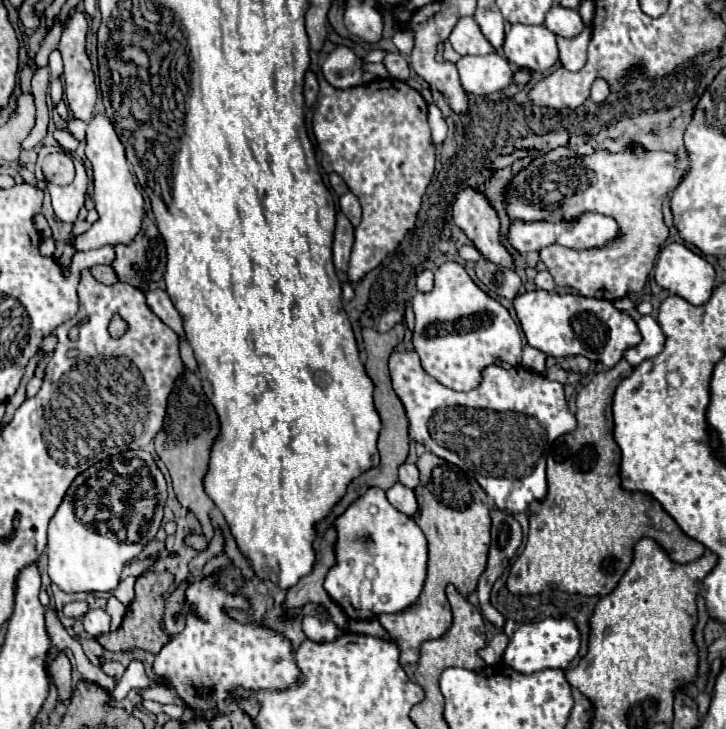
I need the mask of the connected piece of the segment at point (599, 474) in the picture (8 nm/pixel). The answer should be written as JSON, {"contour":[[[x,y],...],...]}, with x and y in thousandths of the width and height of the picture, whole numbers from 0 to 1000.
{"contour":[[[861,492],[847,501],[847,506],[822,512],[820,520],[806,528],[795,542],[795,586],[787,597],[770,599],[759,621],[753,624],[753,663],[756,674],[751,687],[734,695],[734,706],[729,709],[729,737],[720,759],[704,778],[698,805],[704,813],[734,816],[748,811],[753,802],[764,802],[778,813],[798,813],[798,816],[839,816],[858,786],[866,781],[866,767],[872,761],[872,750],[880,739],[897,737],[905,739],[908,748],[924,761],[933,772],[949,772],[968,761],[971,748],[946,737],[941,728],[935,734],[935,720],[930,712],[902,687],[894,676],[883,674],[861,674],[853,657],[853,635],[855,619],[844,599],[844,569],[842,569],[842,550],[850,528],[872,512],[872,501]]]}

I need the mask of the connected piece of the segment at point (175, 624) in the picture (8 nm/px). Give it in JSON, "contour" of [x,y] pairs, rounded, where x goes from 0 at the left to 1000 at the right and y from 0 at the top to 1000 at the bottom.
{"contour":[[[252,800],[249,805],[244,805],[241,813],[230,819],[230,830],[227,830],[227,866],[230,868],[249,868],[255,860],[255,846],[260,841],[260,830],[255,824],[258,805],[260,802]]]}

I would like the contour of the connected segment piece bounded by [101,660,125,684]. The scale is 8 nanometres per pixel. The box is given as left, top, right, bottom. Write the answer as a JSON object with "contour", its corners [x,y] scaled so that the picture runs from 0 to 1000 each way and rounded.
{"contour":[[[156,905],[146,908],[139,916],[147,926],[154,927],[158,931],[160,938],[165,934],[172,920],[172,915],[169,912]]]}

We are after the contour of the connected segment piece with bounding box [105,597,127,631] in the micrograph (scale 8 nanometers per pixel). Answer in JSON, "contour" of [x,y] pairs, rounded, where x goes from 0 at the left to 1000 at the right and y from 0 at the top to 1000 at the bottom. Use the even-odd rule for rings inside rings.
{"contour":[[[150,819],[145,837],[153,846],[152,866],[160,866],[167,859],[172,835],[175,835],[175,833],[172,833],[169,827],[161,824],[158,819]]]}

